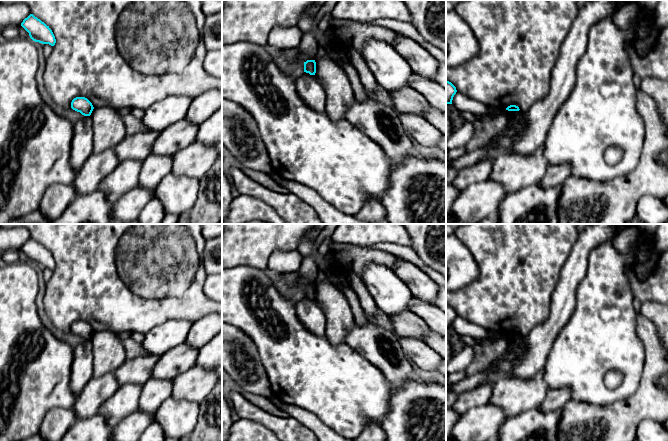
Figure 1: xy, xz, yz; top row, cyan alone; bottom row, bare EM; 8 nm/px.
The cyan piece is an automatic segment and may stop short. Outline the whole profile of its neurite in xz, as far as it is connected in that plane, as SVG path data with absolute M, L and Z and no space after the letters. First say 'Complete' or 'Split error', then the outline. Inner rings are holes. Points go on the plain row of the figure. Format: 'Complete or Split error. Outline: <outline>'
Complete. Outline: M307 284L304 286L304 296L310 299L315 299L316 297L316 286L315 284Z

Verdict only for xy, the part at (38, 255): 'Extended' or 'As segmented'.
As segmented

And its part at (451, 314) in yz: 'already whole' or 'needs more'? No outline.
already whole

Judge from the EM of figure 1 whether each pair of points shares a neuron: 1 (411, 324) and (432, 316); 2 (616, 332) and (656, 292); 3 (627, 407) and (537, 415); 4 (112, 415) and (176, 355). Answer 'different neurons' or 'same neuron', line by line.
1: different neurons
2: different neurons
3: different neurons
4: same neuron

